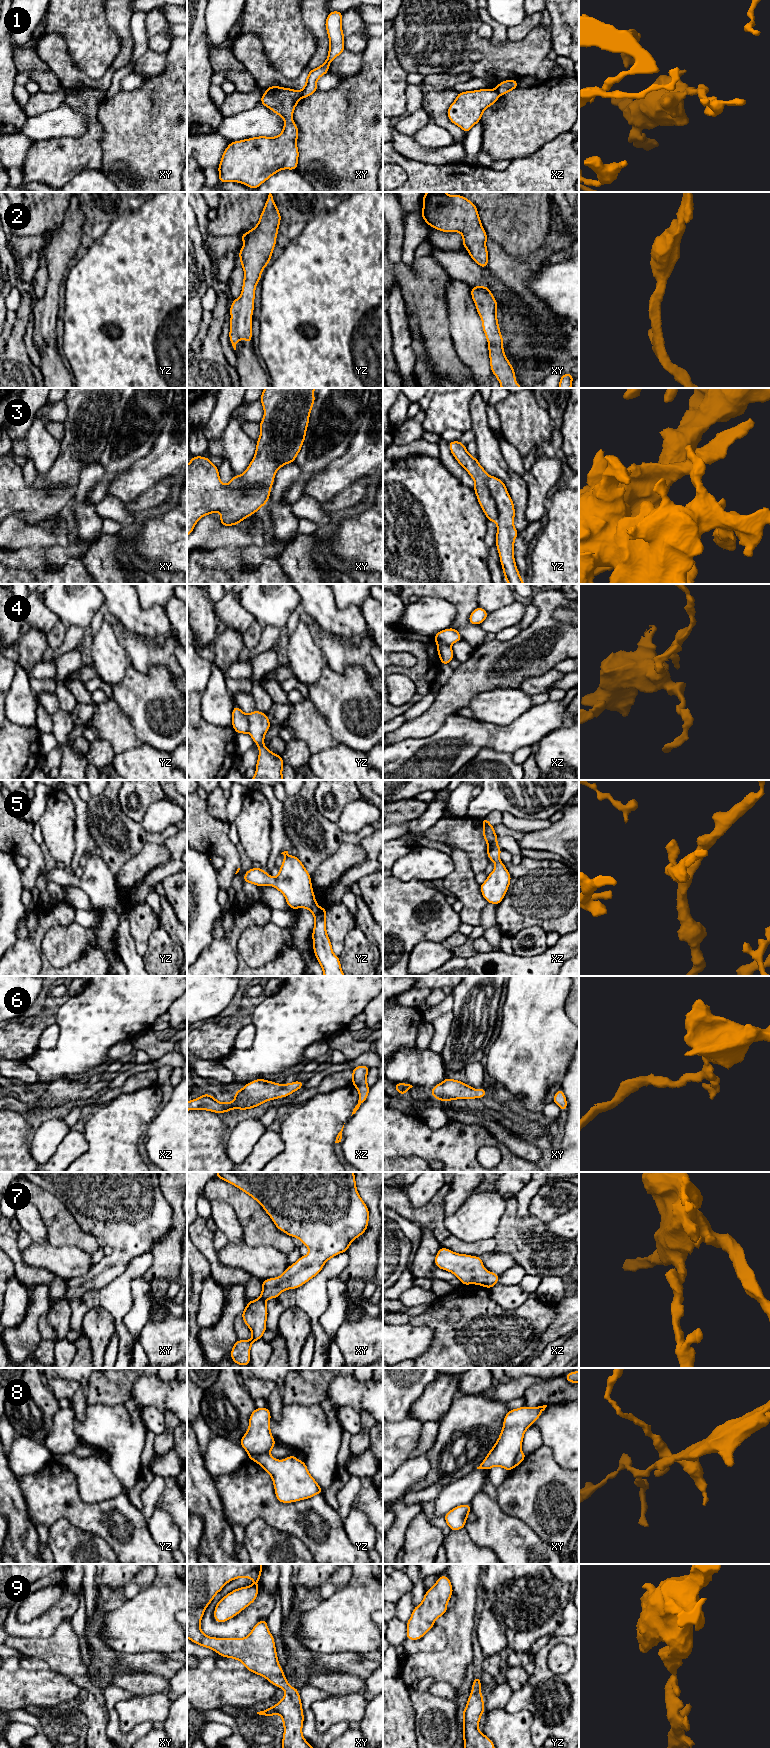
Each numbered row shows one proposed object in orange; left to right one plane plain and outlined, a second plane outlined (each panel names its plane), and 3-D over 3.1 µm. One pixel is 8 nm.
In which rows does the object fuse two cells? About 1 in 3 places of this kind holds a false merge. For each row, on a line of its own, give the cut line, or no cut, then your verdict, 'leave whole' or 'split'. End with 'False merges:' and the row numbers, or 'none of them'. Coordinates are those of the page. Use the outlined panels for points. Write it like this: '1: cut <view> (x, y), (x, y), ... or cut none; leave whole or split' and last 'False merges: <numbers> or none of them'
1: cut xy (300, 91), (302, 97); split
2: cut none; leave whole
3: cut none; leave whole
4: cut yz (247, 715), (248, 731); split
5: cut none; leave whole
6: cut none; leave whole
7: cut none; leave whole
8: cut yz (269, 1452), (261, 1454), (257, 1461); split
9: cut none; leave whole
False merges: 1, 4, 8

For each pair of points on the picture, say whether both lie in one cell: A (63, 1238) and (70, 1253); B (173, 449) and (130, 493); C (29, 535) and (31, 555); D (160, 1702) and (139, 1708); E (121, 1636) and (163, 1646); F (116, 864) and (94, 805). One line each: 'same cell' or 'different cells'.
A: different cells
B: same cell
C: different cells
D: same cell
E: same cell
F: same cell

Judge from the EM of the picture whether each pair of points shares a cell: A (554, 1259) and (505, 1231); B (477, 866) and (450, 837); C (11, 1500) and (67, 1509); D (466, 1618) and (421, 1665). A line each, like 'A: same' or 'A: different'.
A: same
B: same
C: different
D: same

